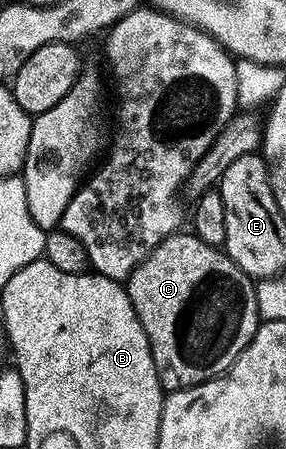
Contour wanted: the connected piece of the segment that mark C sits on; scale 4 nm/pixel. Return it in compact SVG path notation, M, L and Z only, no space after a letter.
M176 231L169 234L157 243L157 247L147 256L141 264L139 264L132 273L130 273L125 282L125 288L129 299L133 303L133 311L137 315L137 319L141 323L141 327L145 331L145 335L149 339L149 347L153 355L153 363L155 370L159 376L159 383L164 390L188 389L194 385L205 383L214 377L220 377L222 373L226 373L231 368L233 362L239 357L240 349L244 349L253 339L253 335L259 330L261 318L258 311L257 295L255 294L256 282L247 276L245 271L241 271L241 267L237 267L237 263L233 263L233 259L227 256L222 248L205 243L201 238L196 237L194 232Z

